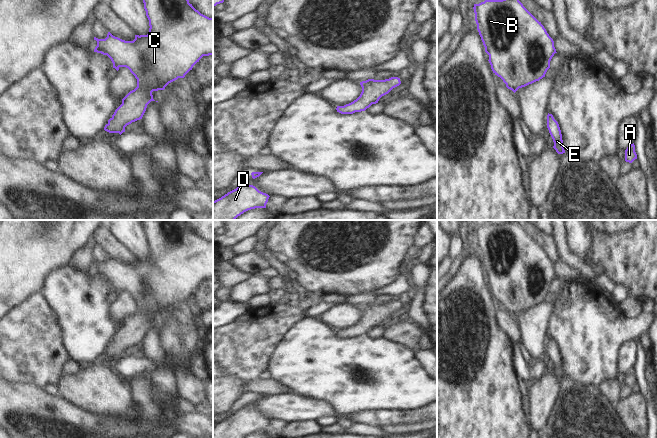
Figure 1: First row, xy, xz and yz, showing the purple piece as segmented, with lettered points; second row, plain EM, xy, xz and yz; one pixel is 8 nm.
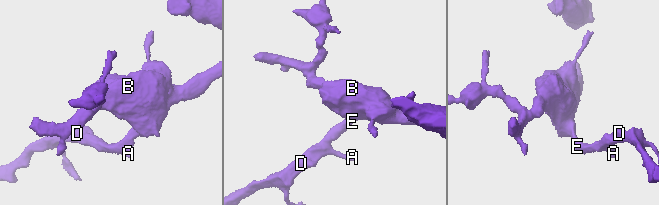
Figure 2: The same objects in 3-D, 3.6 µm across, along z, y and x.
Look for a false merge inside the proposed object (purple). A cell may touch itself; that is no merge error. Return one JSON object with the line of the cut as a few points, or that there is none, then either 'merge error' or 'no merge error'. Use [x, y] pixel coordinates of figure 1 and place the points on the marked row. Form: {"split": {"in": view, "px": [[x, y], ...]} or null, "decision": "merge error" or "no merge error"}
{"split": null, "decision": "no merge error"}

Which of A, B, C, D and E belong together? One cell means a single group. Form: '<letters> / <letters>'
A B C D E

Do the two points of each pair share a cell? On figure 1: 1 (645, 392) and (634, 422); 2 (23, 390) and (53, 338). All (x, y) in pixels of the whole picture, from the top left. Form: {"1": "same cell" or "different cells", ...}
{"1": "different cells", "2": "different cells"}

